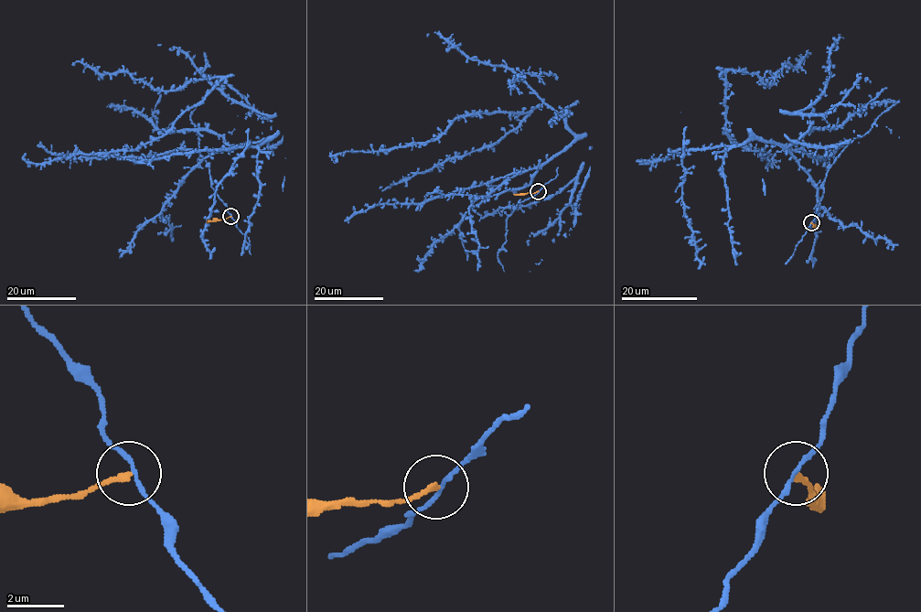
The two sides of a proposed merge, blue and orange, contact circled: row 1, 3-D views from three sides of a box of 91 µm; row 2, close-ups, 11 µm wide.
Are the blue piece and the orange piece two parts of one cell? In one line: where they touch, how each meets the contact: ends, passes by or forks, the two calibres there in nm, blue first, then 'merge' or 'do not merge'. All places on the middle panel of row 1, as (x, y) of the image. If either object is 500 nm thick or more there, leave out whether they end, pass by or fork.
(538, 191) | blue passes by | orange ends | 130/180 nm | do not merge

